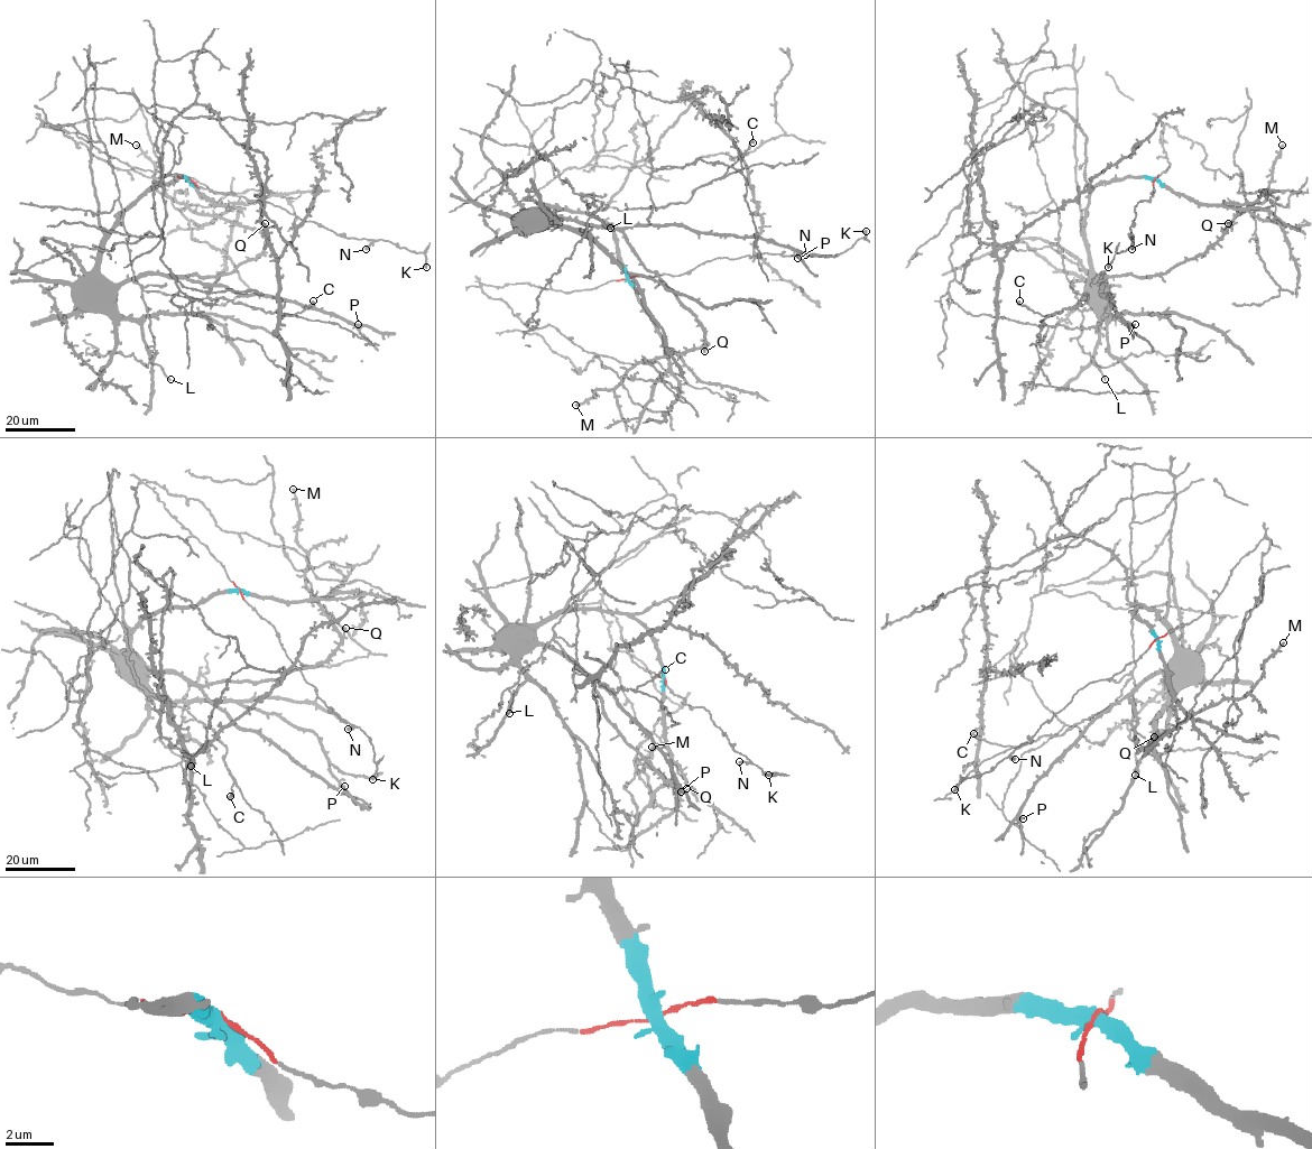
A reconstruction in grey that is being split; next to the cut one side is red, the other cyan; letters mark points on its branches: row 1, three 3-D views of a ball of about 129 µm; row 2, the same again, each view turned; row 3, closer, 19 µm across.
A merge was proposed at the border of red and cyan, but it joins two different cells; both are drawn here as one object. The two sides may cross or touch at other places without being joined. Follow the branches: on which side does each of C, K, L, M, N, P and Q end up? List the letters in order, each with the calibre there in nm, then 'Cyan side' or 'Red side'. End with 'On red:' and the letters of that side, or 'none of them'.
C: Thickness 480 nm. Cyan side
K: Thickness 480 nm. Red side
L: Thickness 170 nm. Cyan side
M: Thickness 440 nm. Cyan side
N: Thickness 440 nm. Red side
P: Thickness 240 nm. Cyan side
Q: Thickness 200 nm. Cyan side
On red: K, N

